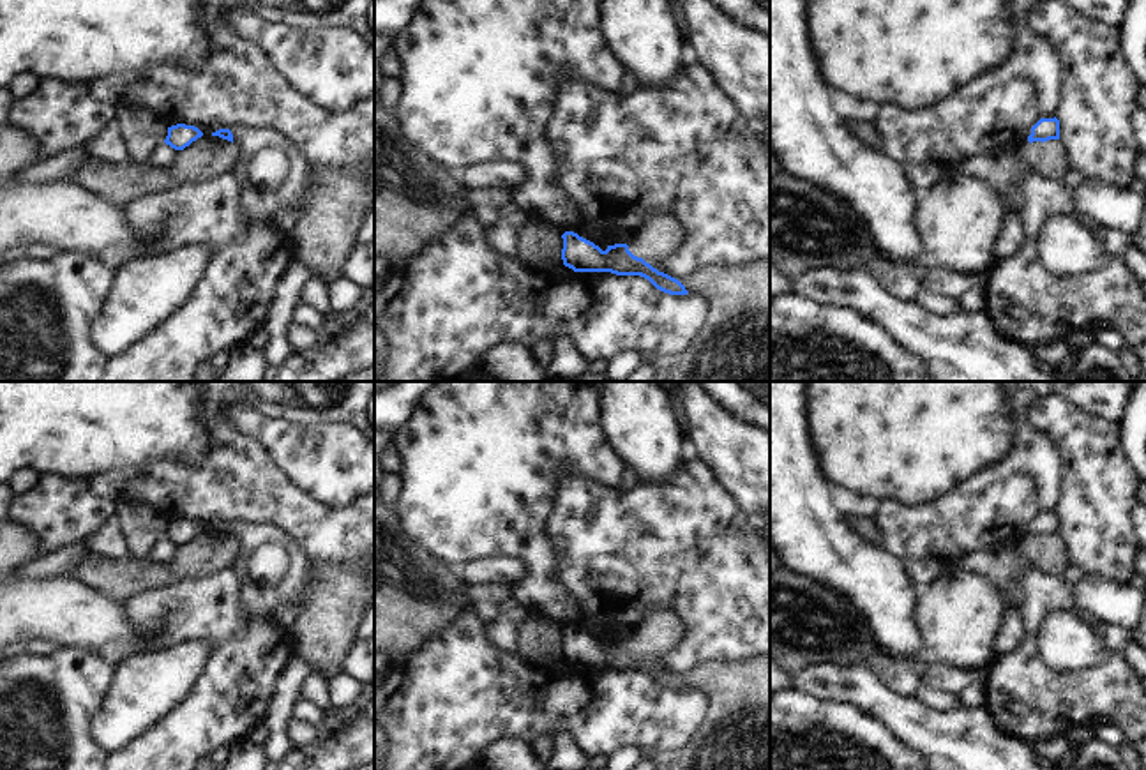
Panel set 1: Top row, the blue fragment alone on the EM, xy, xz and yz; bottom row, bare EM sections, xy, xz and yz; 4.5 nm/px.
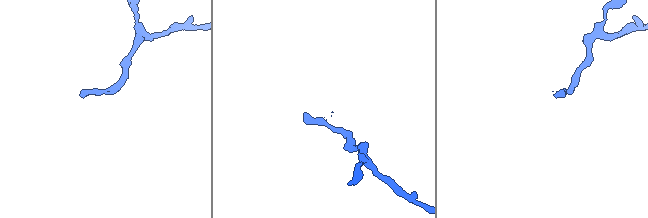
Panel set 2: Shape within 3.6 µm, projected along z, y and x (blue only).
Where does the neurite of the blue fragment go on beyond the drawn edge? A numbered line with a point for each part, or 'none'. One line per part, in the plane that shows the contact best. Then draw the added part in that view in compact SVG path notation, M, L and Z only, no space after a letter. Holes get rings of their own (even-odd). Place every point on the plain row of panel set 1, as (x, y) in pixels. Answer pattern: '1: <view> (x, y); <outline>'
1: xz (657, 633); M657 609L639 618L636 632L629 639L629 646L643 653L646 659L671 652L680 639L682 622L669 609Z

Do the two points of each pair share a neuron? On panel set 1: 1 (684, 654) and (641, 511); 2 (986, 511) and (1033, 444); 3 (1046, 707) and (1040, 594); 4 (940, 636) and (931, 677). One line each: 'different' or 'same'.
1: same
2: same
3: same
4: different

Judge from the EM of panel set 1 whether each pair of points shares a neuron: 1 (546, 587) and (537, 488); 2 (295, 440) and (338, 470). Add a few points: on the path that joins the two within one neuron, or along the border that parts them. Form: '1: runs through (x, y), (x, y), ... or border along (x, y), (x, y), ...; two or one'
1: runs through (537, 562), (532, 550), (532, 513); one
2: runs through (306, 451), (313, 458), (327, 461); one

